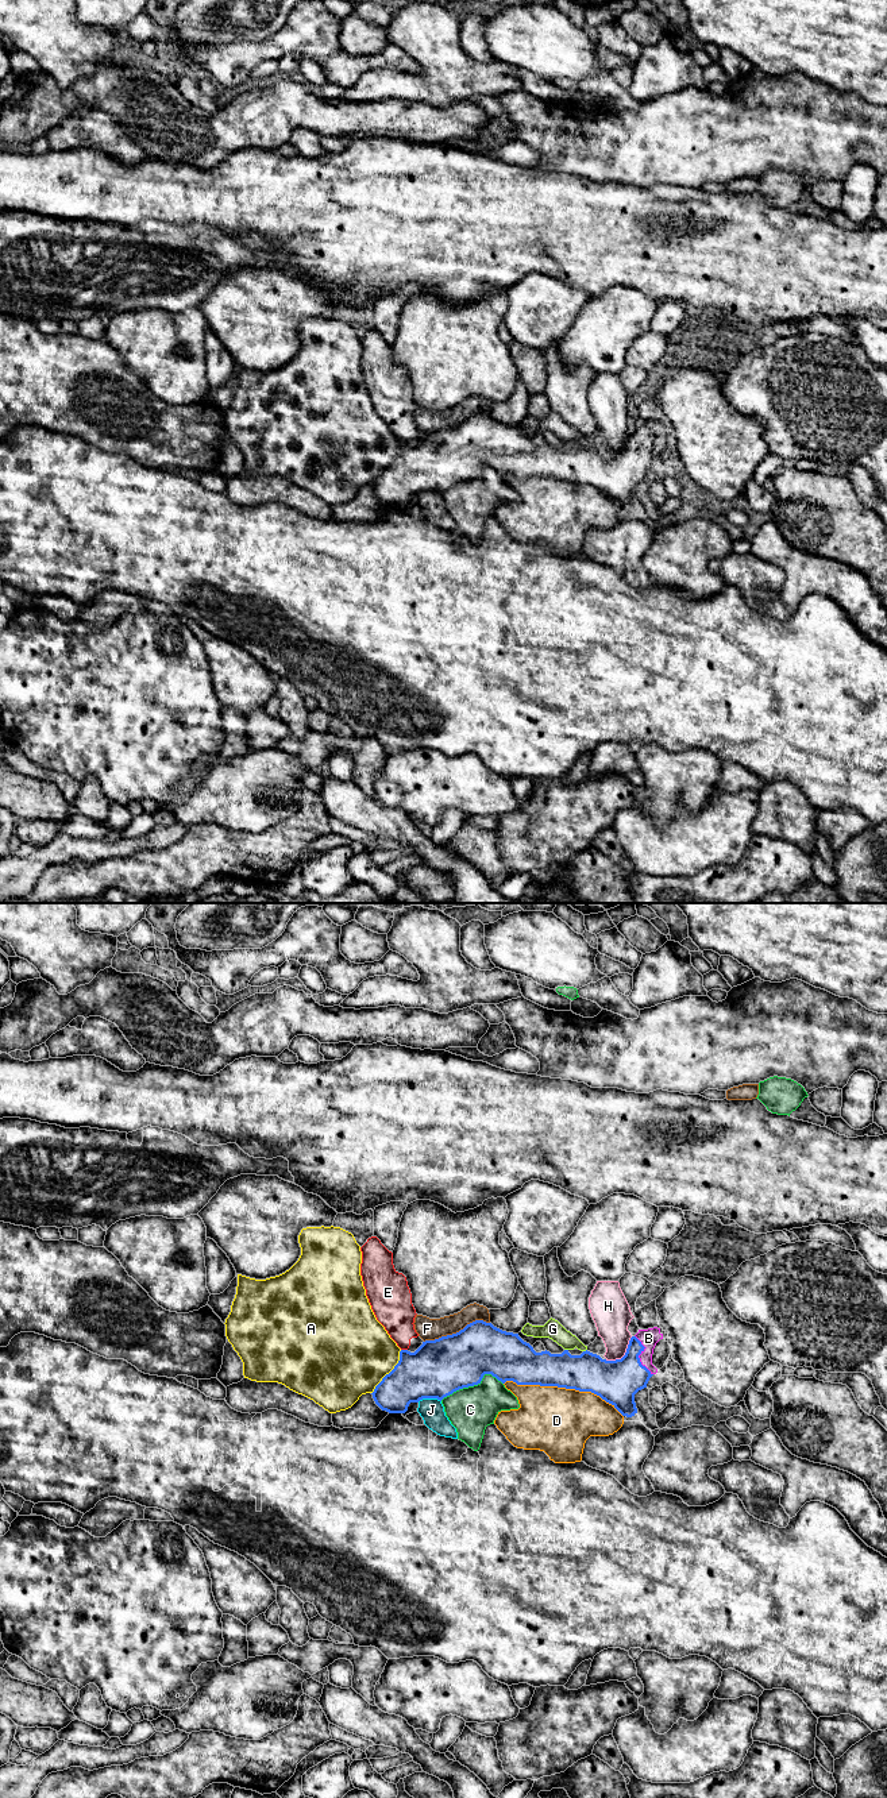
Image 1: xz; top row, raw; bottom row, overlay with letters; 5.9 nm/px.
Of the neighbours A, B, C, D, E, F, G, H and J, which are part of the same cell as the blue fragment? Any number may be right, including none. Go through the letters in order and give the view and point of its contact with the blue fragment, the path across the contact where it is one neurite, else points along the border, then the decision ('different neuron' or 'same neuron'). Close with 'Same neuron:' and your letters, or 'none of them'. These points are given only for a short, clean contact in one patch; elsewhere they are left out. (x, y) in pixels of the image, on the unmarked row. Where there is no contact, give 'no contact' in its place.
A: meets blue in xz at (390, 465); different neuron
B: meets blue in xz at (639, 447); runs through xz (617, 474), (637, 454), (639, 447), (648, 431); same neuron
C: meets blue in xz at (471, 478); different neuron
D: meets blue in xz at (563, 479); different neuron
E: meets blue in xz at (404, 443); different neuron
F: meets blue in xz at (457, 425); different neuron
G: meets blue in xz at (566, 443); border along xz (565, 442), (567, 443); different neuron
H: meets blue in xz at (624, 448); border along xz (632, 429), (627, 444), (620, 451), (605, 452); different neuron
J: meets blue in xz at (428, 490); border along xz (440, 493), (420, 492), (417, 494); different neuron
Same neuron: B

